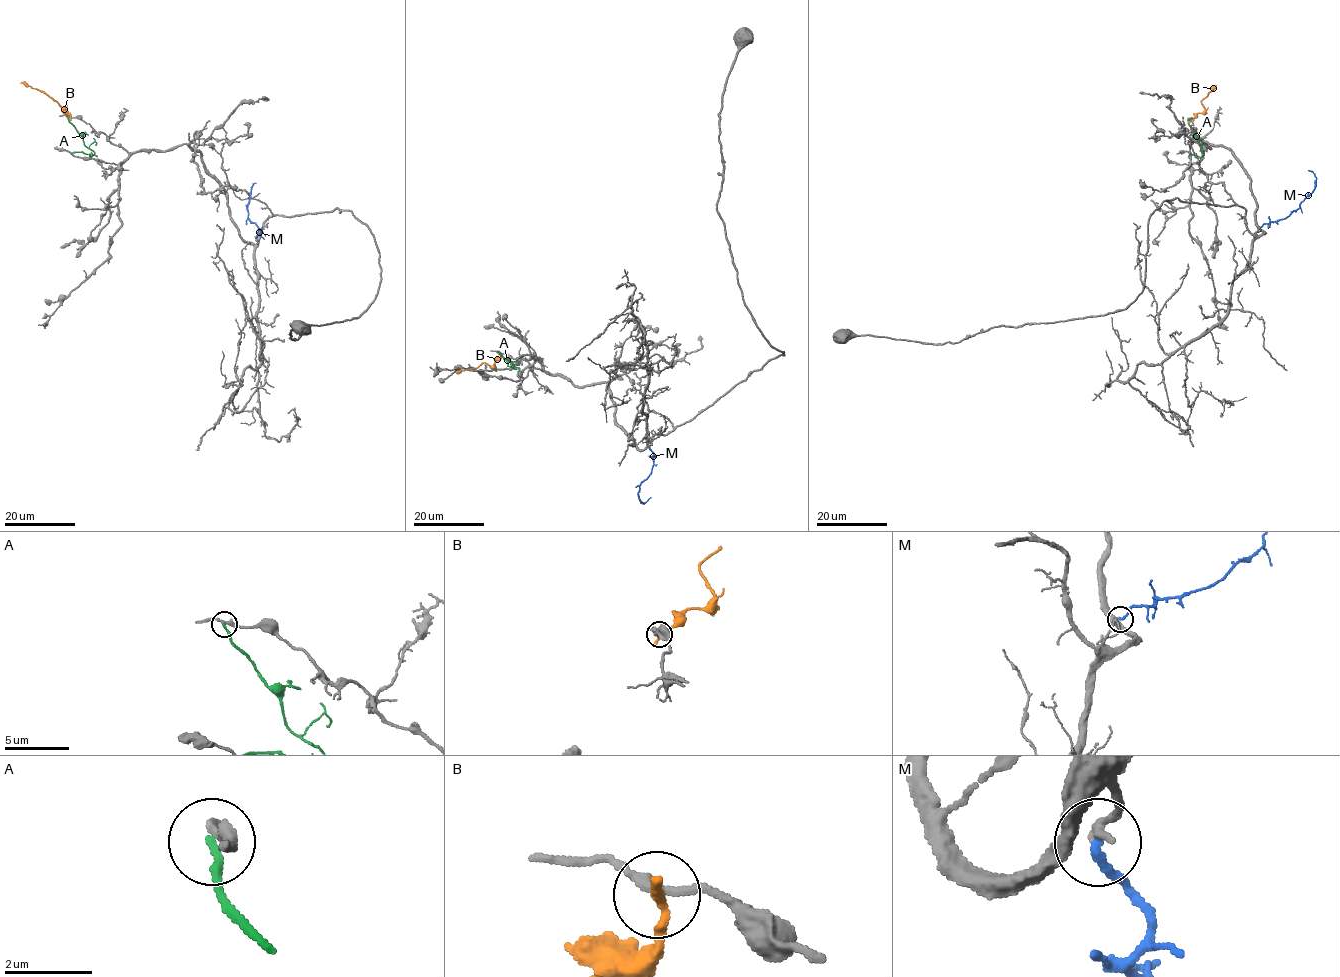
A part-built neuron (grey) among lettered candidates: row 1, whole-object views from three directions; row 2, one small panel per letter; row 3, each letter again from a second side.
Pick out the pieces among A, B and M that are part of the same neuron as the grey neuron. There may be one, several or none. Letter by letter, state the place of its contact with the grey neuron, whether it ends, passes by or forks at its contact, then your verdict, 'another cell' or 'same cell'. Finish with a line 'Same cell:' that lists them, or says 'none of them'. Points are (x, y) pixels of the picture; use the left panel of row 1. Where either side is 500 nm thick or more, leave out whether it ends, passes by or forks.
A: (67, 116) | it ends | another cell
B: (70, 117) | it ends | another cell
M: (255, 237) | it ends | same cell
Same cell: M

